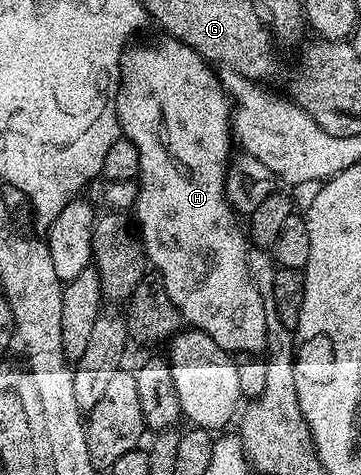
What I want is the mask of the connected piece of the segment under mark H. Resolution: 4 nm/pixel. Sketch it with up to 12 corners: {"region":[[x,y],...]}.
{"region":[[173,38],[127,47],[147,261],[191,329],[266,350],[226,201],[231,99]]}

